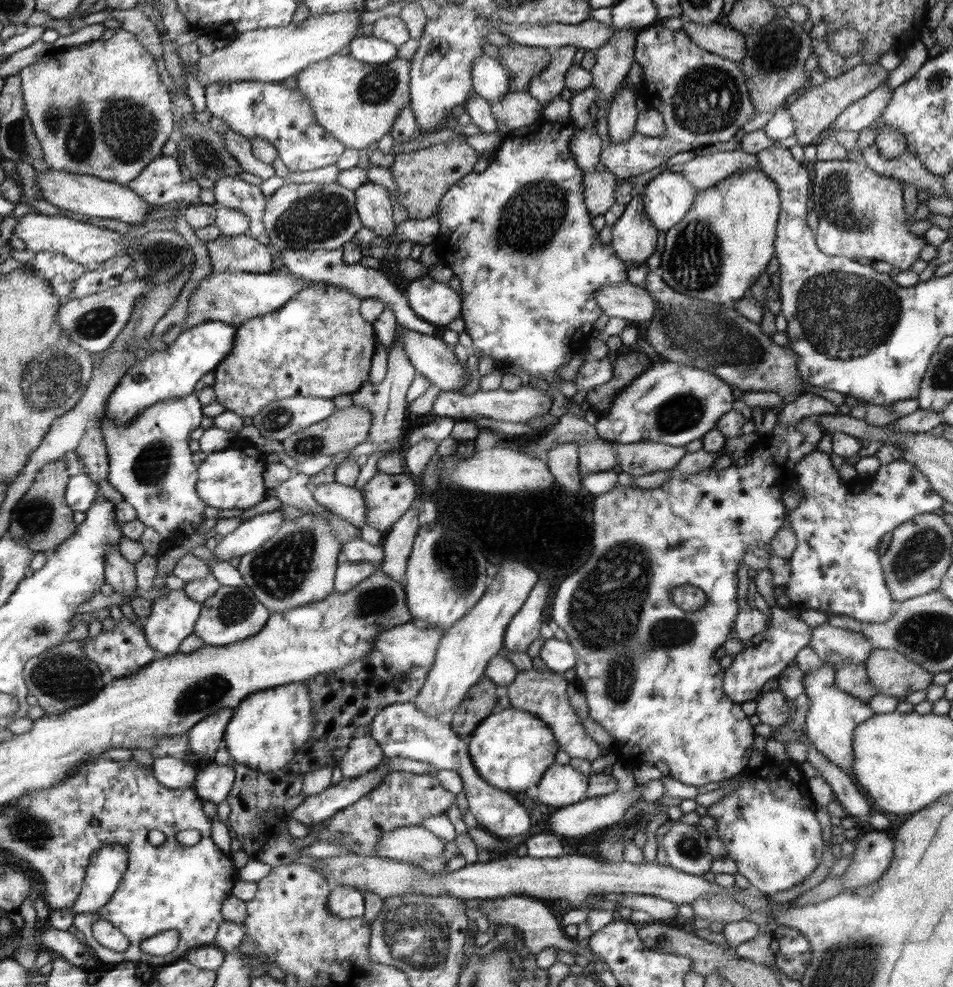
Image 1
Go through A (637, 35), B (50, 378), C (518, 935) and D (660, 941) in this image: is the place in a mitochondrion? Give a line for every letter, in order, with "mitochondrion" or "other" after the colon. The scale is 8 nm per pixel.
A: other
B: mitochondrion
C: other
D: other

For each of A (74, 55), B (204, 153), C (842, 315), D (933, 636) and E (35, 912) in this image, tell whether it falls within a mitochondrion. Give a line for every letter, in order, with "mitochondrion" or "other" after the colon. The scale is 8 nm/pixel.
A: other
B: mitochondrion
C: mitochondrion
D: mitochondrion
E: other

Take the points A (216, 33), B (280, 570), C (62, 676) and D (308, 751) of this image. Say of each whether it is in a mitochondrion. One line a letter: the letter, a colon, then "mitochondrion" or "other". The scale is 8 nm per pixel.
A: other
B: mitochondrion
C: mitochondrion
D: other

